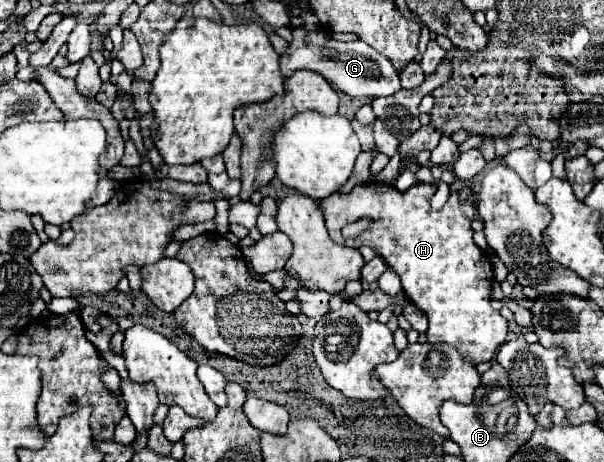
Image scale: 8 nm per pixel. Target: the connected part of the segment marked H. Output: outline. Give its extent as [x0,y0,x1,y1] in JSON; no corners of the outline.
[320,183,508,363]

